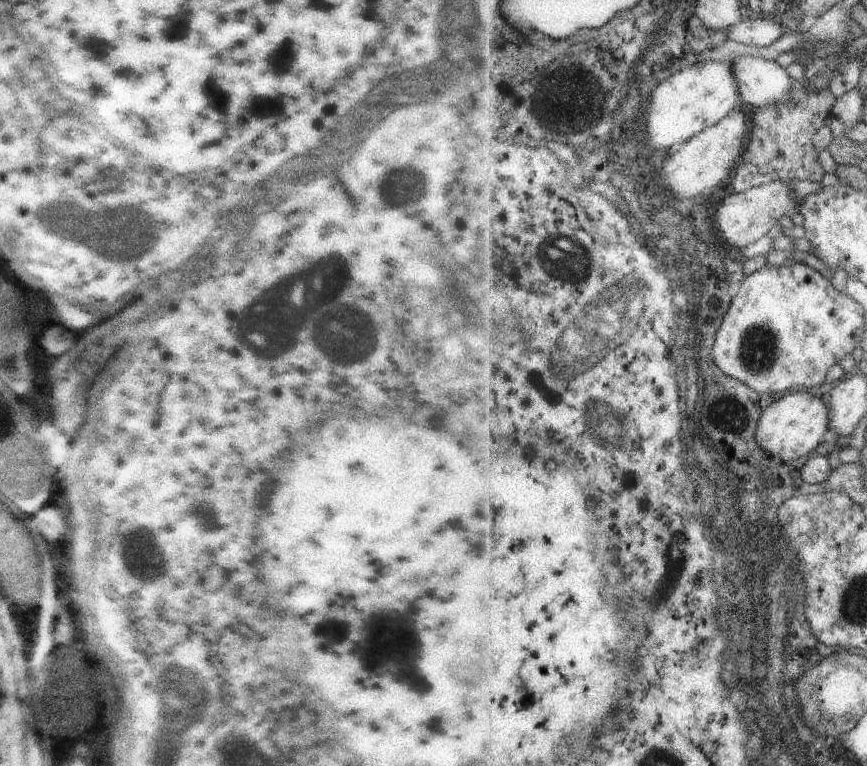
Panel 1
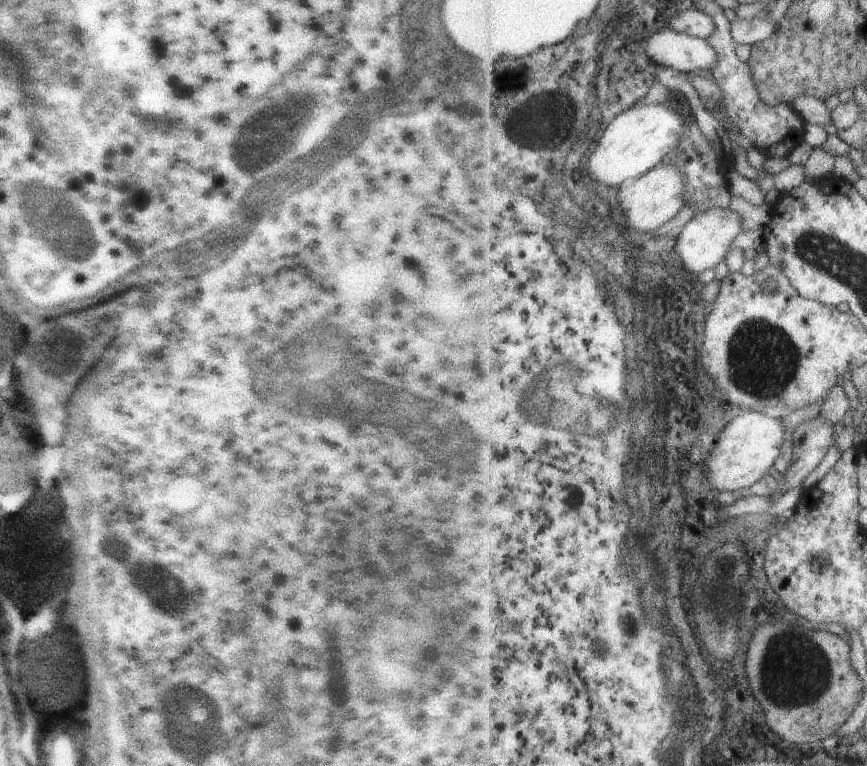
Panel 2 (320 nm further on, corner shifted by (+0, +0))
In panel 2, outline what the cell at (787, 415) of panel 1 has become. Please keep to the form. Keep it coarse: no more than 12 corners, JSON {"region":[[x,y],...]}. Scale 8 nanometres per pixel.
{"region":[[747,410],[721,432],[707,486],[752,488],[790,437],[783,416]]}

